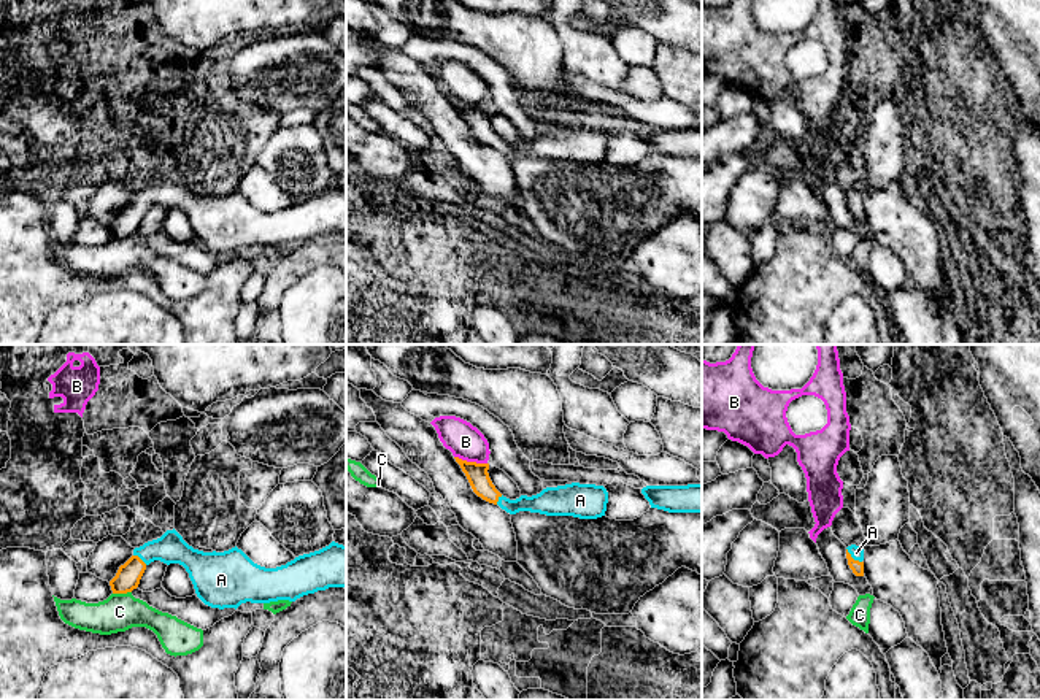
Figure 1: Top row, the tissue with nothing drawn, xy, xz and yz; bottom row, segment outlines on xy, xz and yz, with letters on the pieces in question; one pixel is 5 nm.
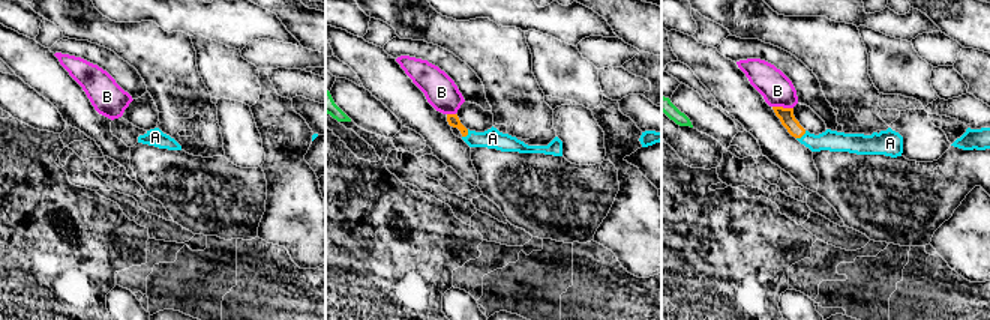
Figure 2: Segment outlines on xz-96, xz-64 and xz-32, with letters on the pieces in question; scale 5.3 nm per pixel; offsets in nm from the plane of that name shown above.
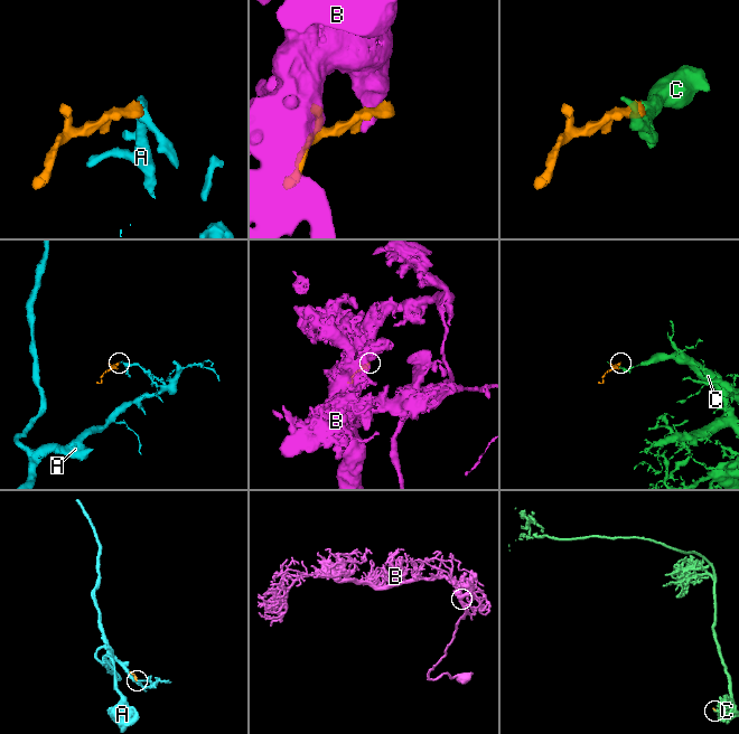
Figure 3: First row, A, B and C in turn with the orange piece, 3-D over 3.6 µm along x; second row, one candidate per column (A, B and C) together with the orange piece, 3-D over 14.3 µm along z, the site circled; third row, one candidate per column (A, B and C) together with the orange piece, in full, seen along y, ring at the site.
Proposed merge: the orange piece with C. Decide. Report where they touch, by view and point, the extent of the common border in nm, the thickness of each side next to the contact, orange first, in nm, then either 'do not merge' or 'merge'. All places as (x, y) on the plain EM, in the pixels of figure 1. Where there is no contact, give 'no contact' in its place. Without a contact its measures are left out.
xy (121, 237) | 100 nm | 130/190 nm | do not merge

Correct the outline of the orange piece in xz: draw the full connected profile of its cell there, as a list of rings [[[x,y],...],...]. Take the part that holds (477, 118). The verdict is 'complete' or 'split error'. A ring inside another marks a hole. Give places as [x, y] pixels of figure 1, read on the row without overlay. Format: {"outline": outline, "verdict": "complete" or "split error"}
{"outline": [[[454,102],[465,117],[473,137],[483,144],[499,149],[510,159],[519,156],[540,157],[546,160],[573,160],[580,163],[597,163],[605,160],[608,137],[603,130],[572,127],[546,132],[540,138],[516,144],[503,141],[489,122],[489,108],[467,106]]], "verdict": "split error"}

